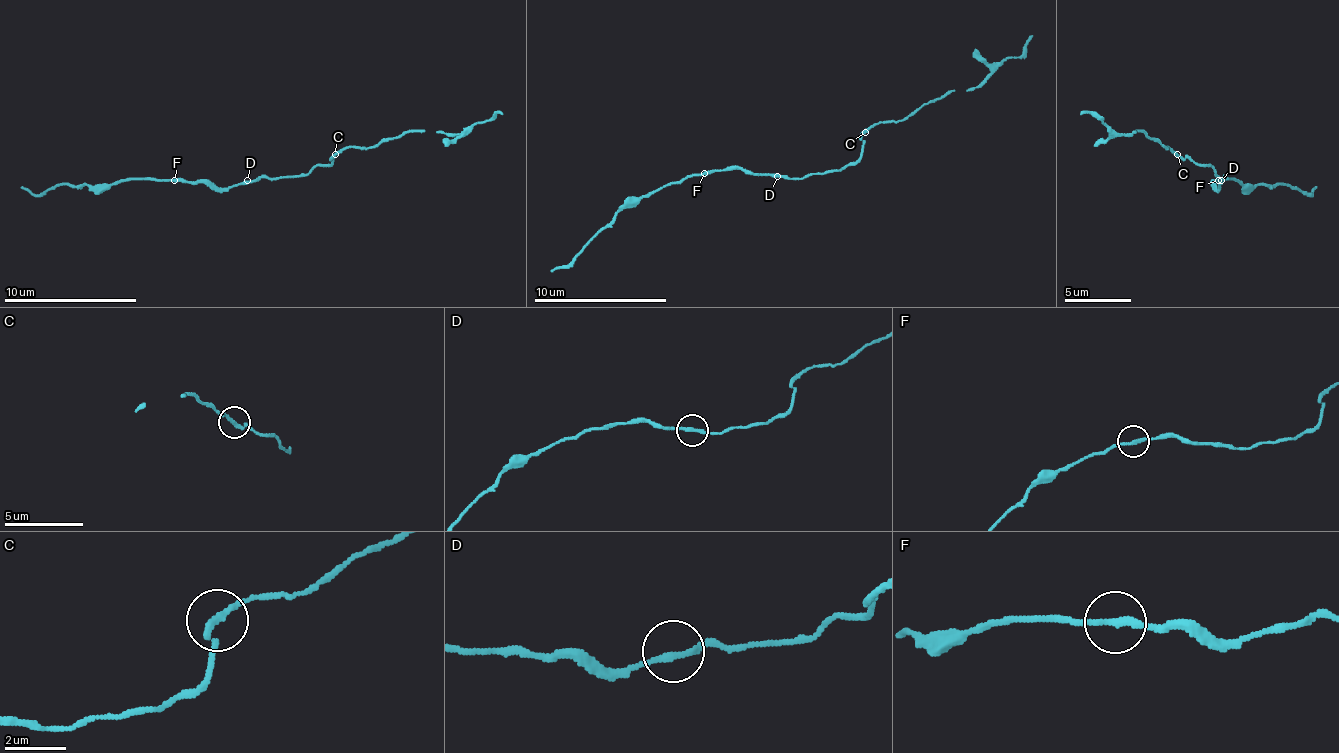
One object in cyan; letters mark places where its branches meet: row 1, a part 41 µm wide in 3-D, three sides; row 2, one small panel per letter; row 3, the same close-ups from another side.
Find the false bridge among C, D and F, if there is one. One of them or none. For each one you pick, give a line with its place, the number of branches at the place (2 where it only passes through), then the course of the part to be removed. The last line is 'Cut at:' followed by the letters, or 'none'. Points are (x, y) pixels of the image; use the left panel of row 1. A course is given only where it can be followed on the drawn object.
Cut at: none

